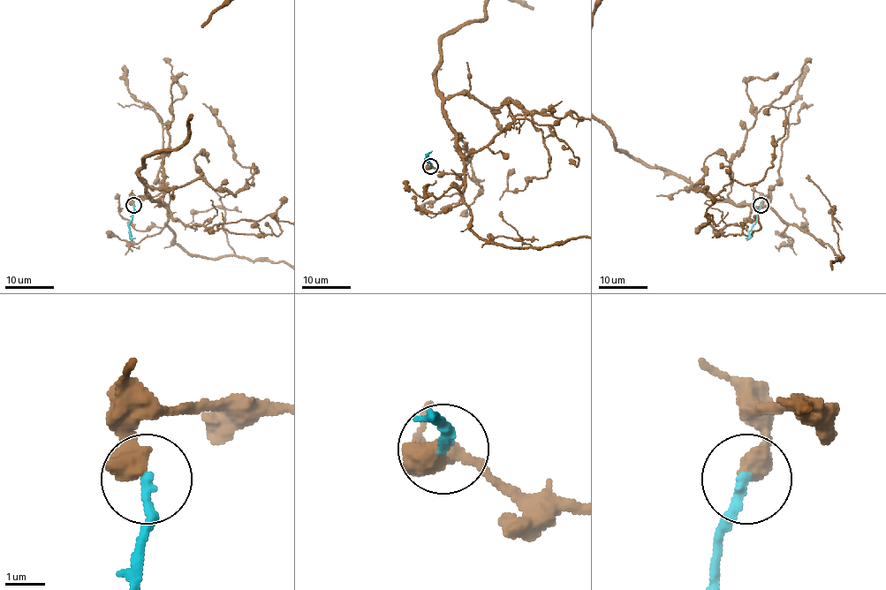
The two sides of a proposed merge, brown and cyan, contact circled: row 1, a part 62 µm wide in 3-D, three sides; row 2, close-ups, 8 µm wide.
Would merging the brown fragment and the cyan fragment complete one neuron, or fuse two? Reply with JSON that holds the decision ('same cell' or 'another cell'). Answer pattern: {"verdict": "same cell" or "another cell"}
{"verdict": "another cell"}

